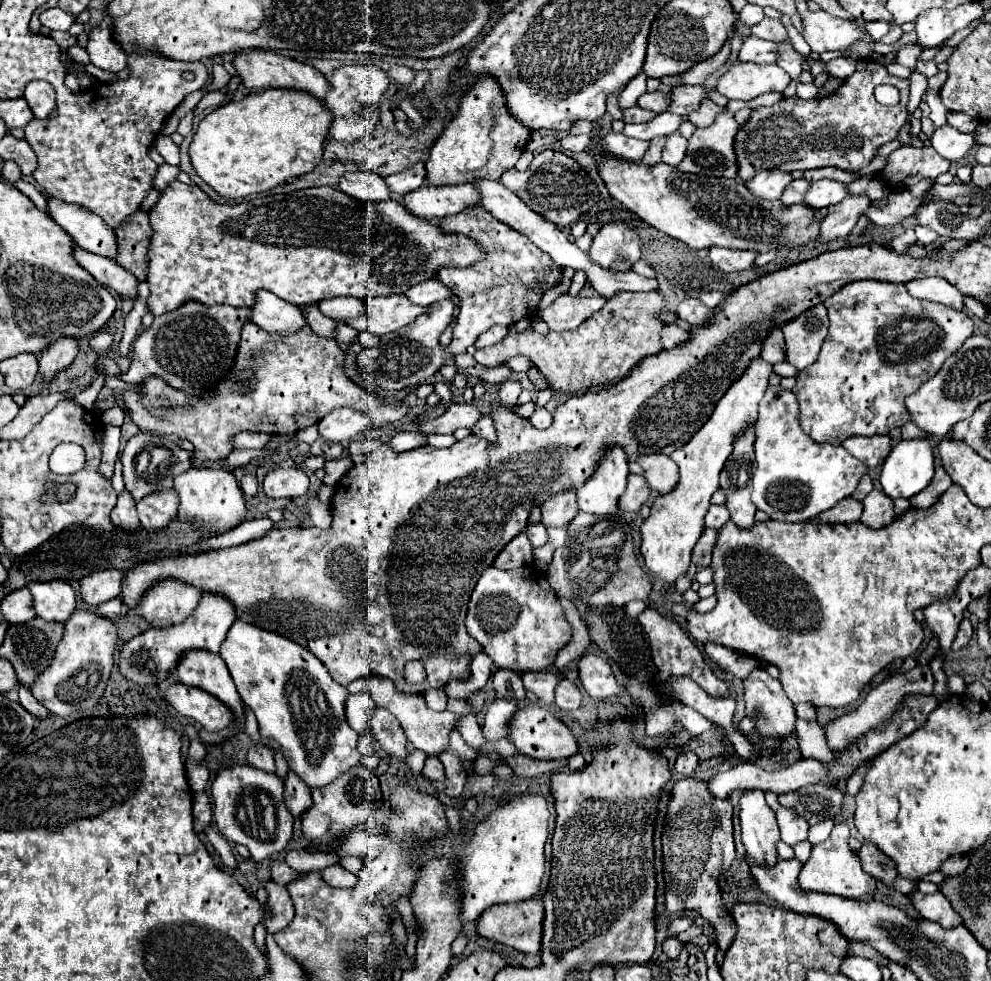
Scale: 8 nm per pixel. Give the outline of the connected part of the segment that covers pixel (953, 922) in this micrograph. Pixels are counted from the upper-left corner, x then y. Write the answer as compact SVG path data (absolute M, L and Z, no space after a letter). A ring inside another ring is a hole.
M915 892L911 900L913 900L913 906L919 910L919 914L925 920L937 922L943 928L955 928L963 924L963 920L957 916L957 912L951 908L949 900L941 892L935 892L935 894Z

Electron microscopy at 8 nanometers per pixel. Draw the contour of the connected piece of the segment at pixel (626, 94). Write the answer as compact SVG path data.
M639 72L635 78L631 78L631 80L627 82L627 86L625 86L625 90L623 90L621 98L619 98L621 110L623 110L623 108L629 108L631 104L637 102L637 98L641 96L641 92L645 92L645 80L647 80L647 76L645 76L643 72Z

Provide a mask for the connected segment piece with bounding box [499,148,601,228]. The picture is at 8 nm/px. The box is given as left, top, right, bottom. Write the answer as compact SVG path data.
M551 148L537 152L531 166L525 172L511 168L511 170L505 170L499 180L509 190L513 190L533 212L537 212L545 220L551 220L559 228L575 224L601 198L597 184L591 180L589 172L579 162L567 154L563 154L559 150L551 150Z

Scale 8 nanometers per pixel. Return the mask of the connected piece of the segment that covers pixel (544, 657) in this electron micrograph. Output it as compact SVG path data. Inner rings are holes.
M489 566L469 600L467 632L479 640L497 668L515 672L547 670L555 654L571 640L571 626L563 606L547 582L541 568L525 566L517 570L497 570Z

